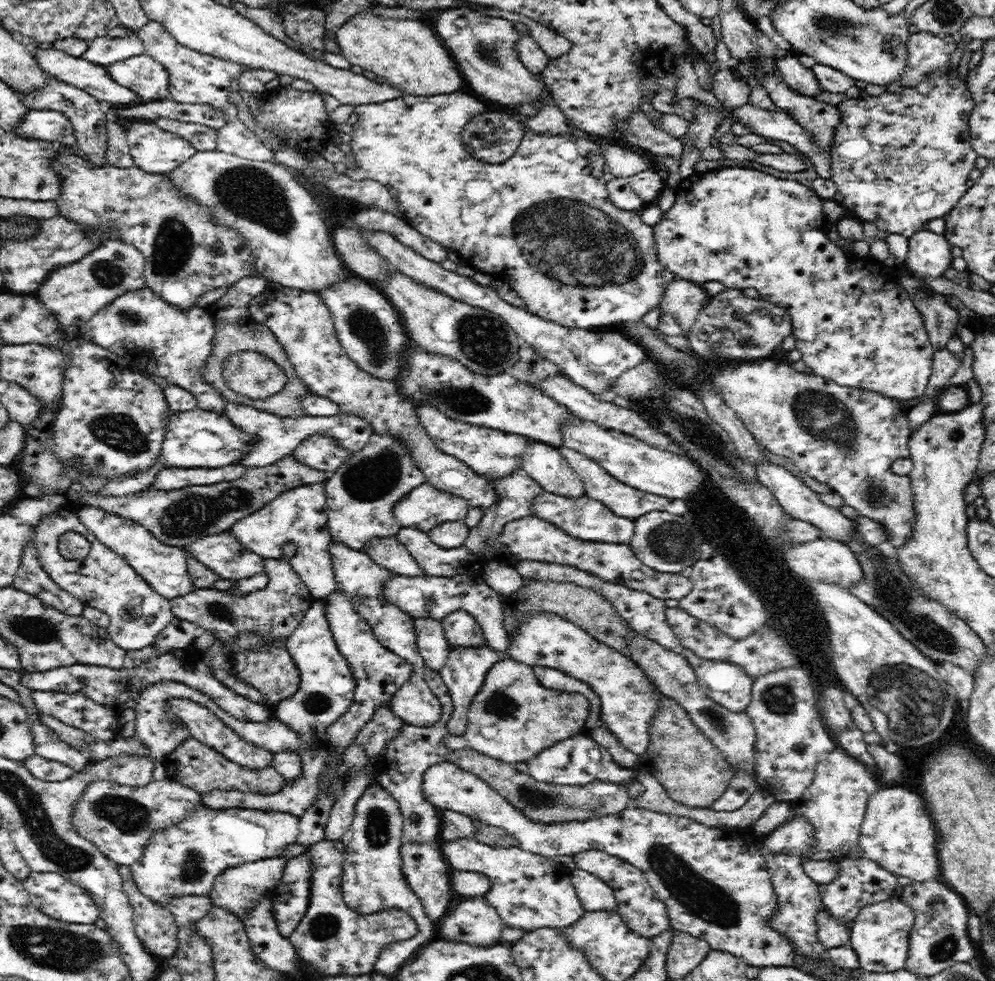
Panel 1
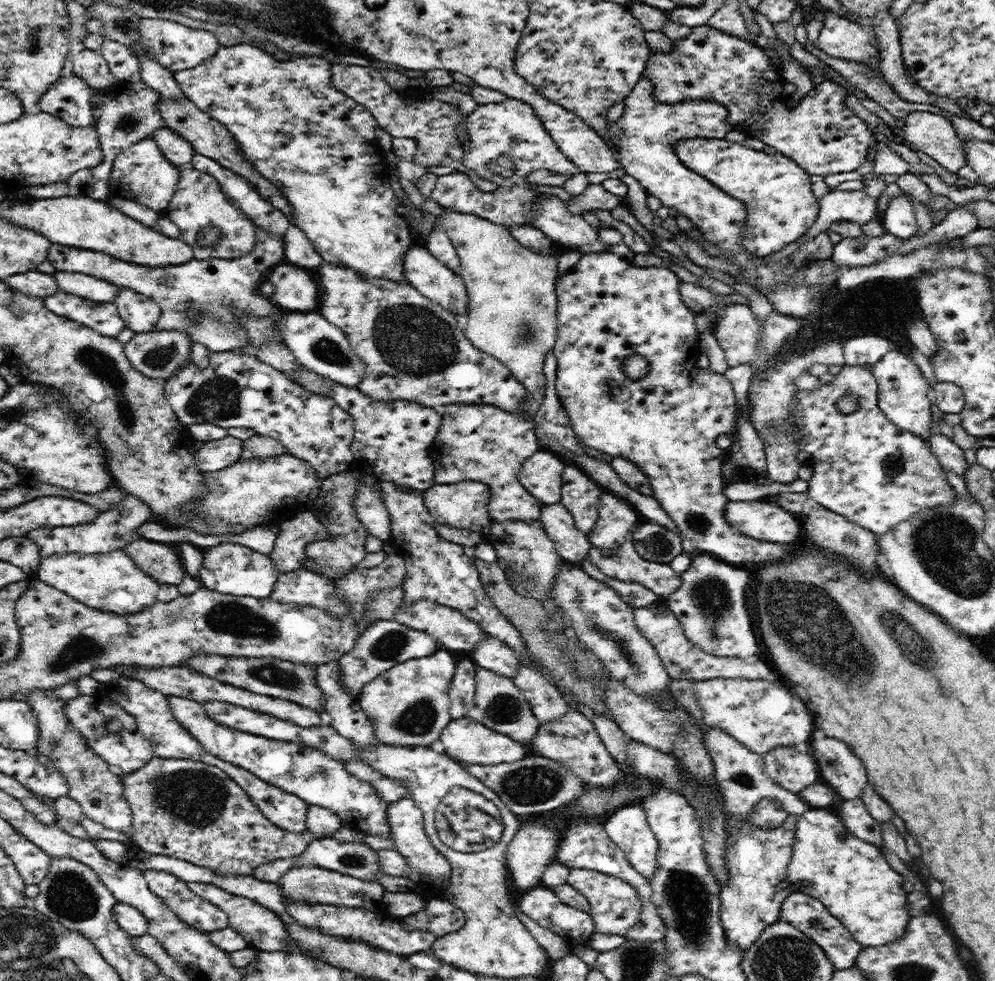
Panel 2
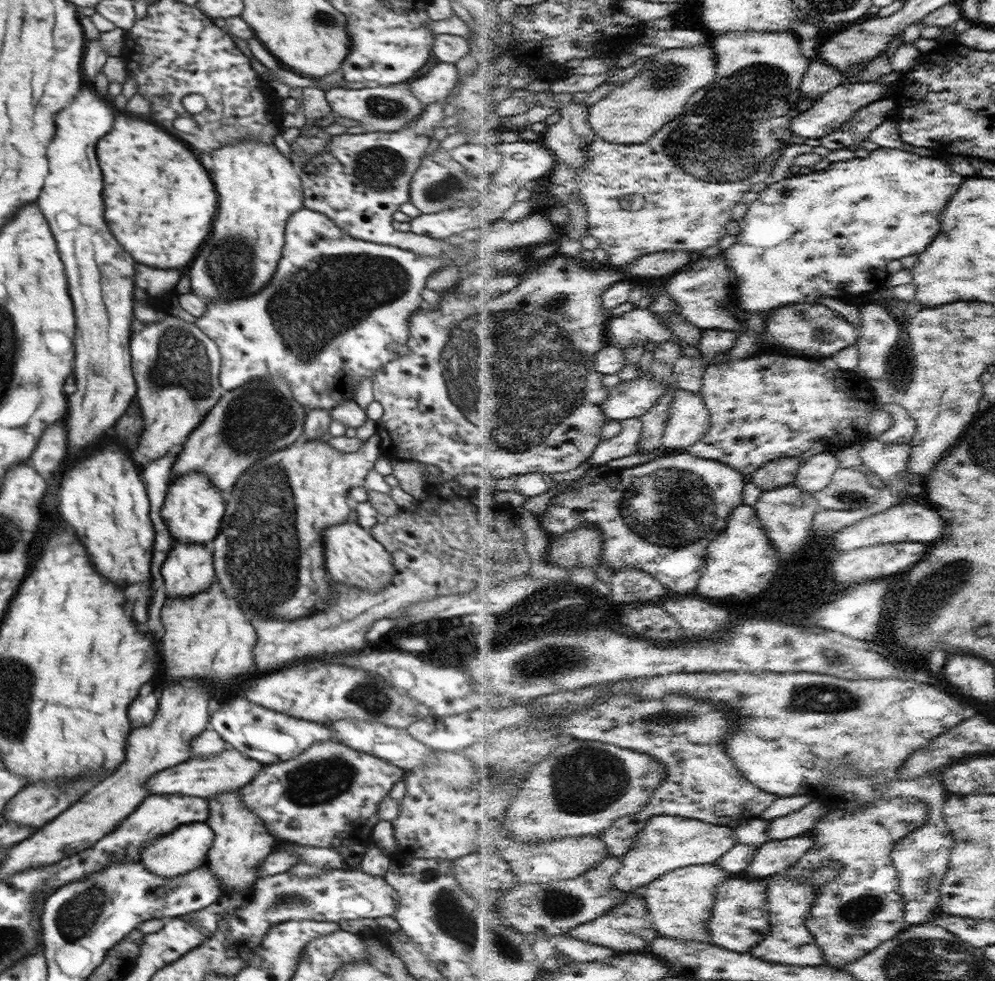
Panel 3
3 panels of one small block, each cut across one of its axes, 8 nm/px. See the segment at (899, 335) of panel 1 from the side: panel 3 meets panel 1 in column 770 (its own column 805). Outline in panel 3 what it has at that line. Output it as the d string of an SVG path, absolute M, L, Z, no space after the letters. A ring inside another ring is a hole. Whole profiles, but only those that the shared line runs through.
M880 146L872 151L866 158L856 157L848 161L835 162L832 168L826 172L815 171L812 174L794 176L790 179L776 184L769 185L762 193L759 199L756 199L749 205L748 213L739 220L741 226L740 233L737 235L737 243L725 251L729 266L737 275L738 288L735 294L738 294L736 302L738 305L749 313L762 312L770 317L770 311L787 304L795 302L819 303L822 298L840 298L847 302L860 302L863 297L868 297L873 291L878 291L885 287L886 280L890 278L891 273L888 271L888 264L892 260L903 260L907 256L921 255L926 247L937 238L941 232L941 216L953 198L965 178L950 169L950 164L944 158L937 159L933 156L921 156L916 152L900 150L900 148L888 148Z

